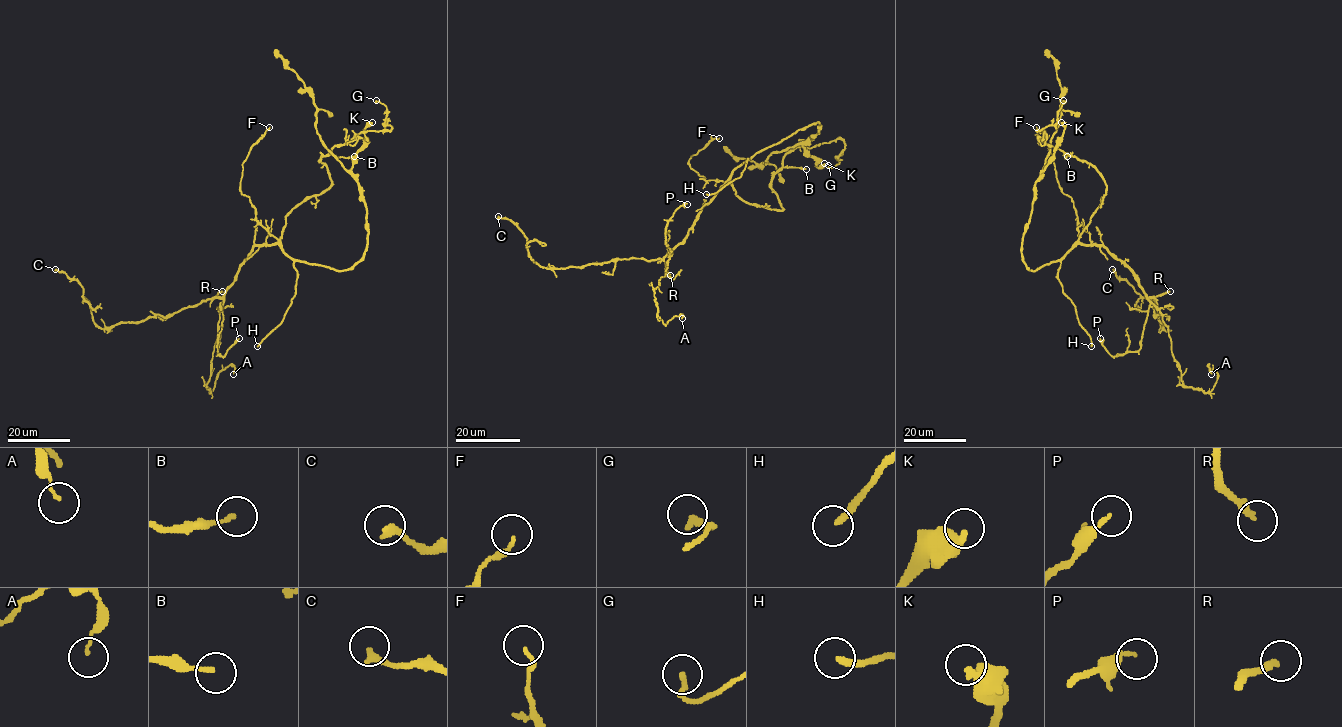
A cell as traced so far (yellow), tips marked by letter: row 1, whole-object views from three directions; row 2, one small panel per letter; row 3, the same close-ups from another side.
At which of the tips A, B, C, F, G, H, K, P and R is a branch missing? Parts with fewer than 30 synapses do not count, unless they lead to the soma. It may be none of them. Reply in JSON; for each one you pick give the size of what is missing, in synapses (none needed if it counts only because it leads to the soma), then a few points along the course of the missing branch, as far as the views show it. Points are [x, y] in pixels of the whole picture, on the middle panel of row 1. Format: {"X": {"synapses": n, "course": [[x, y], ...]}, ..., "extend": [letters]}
{"H": {"course": [[706, 194], [690, 175], [712, 171], [714, 163], [709, 158], [692, 159], [682, 171]]}, "extend": ["H"]}

